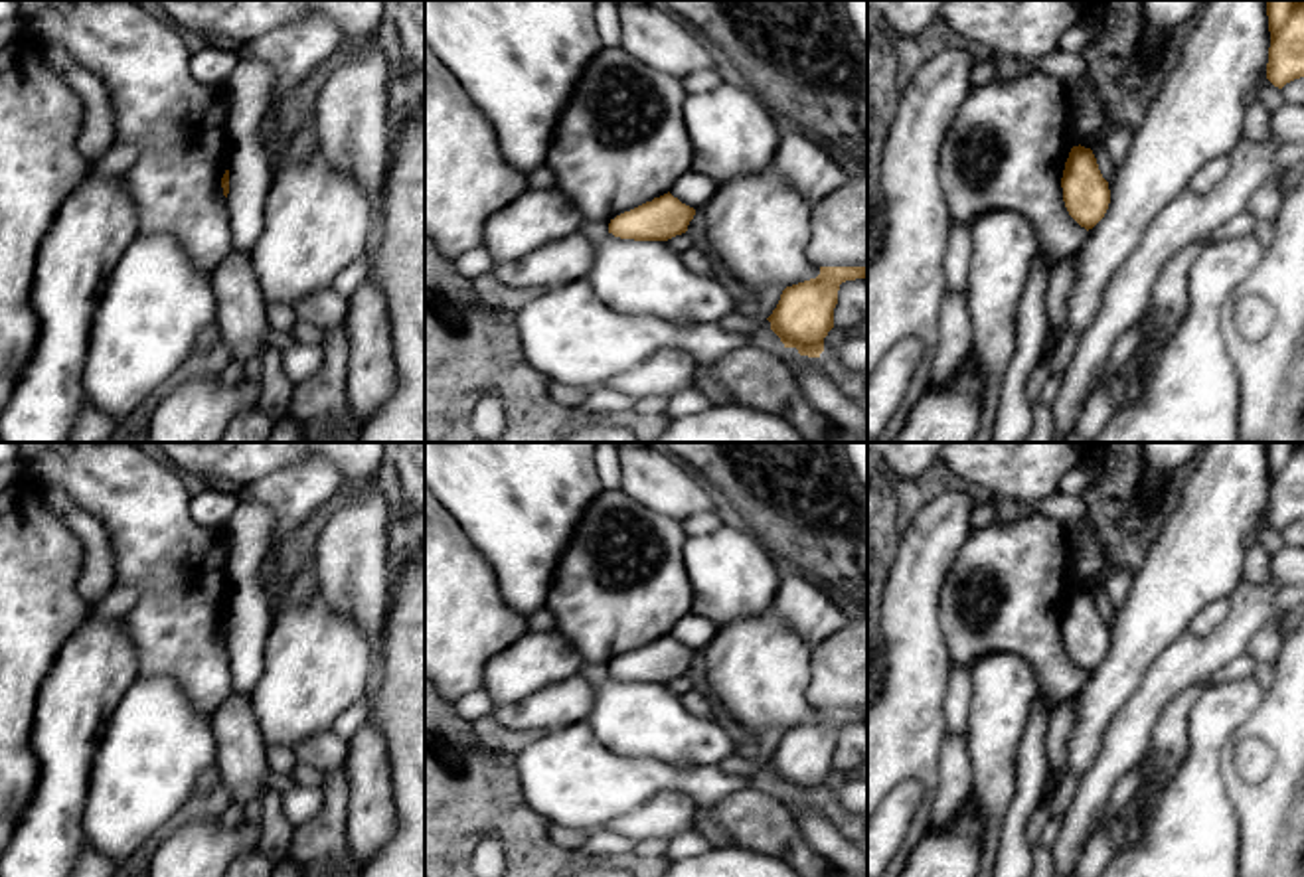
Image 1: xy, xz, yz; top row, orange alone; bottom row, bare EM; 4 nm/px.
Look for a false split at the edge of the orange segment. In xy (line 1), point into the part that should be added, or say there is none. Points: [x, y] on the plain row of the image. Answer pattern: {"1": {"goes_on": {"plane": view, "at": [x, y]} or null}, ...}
{"1": {"goes_on": null}}

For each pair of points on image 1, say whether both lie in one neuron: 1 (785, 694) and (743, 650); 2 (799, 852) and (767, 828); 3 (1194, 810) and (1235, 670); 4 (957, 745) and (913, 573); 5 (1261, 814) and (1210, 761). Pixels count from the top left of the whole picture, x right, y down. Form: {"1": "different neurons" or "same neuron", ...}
{"1": "same neuron", "2": "same neuron", "3": "different neurons", "4": "different neurons", "5": "different neurons"}

